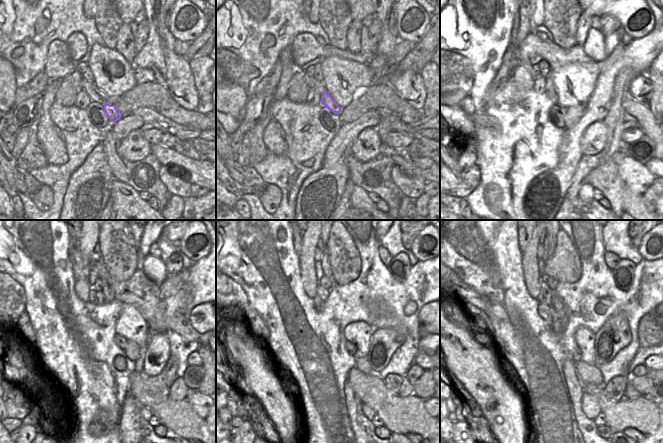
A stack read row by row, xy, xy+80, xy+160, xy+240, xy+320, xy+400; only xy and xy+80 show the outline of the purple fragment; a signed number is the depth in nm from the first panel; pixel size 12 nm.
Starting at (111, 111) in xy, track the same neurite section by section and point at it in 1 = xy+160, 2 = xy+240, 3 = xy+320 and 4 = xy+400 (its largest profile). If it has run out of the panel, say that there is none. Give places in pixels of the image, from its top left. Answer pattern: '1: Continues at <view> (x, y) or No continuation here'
1: Continues at xy+160 (550, 90)
2: Continues at xy+240 (101, 269)
3: Continues at xy+320 (325, 265)
4: Continues at xy+400 (551, 240).

